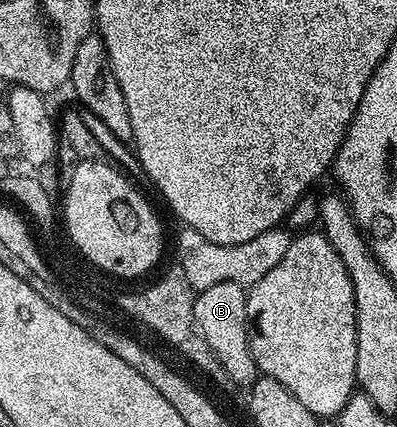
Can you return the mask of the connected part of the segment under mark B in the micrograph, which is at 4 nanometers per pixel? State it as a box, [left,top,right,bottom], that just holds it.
[194,282,258,388]

